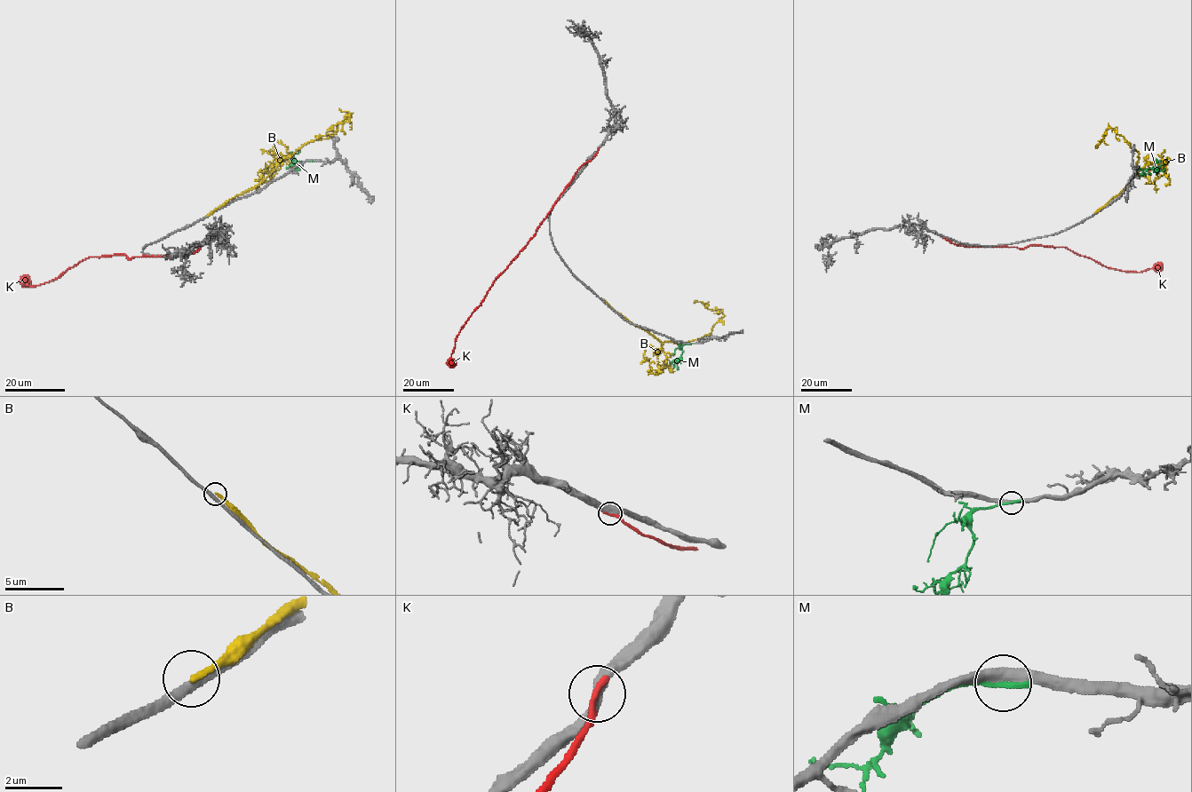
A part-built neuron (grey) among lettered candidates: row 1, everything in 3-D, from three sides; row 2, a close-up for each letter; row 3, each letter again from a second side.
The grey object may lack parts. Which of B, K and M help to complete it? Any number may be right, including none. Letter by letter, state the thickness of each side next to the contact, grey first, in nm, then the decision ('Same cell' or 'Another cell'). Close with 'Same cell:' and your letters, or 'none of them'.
B: Thickness 320 nm (grey) against 200 nm. Another cell
K: Thickness 400 nm (grey) against 280 nm. Same cell
M: Thickness 360 nm (grey) against 240 nm. Another cell
Same cell: K

